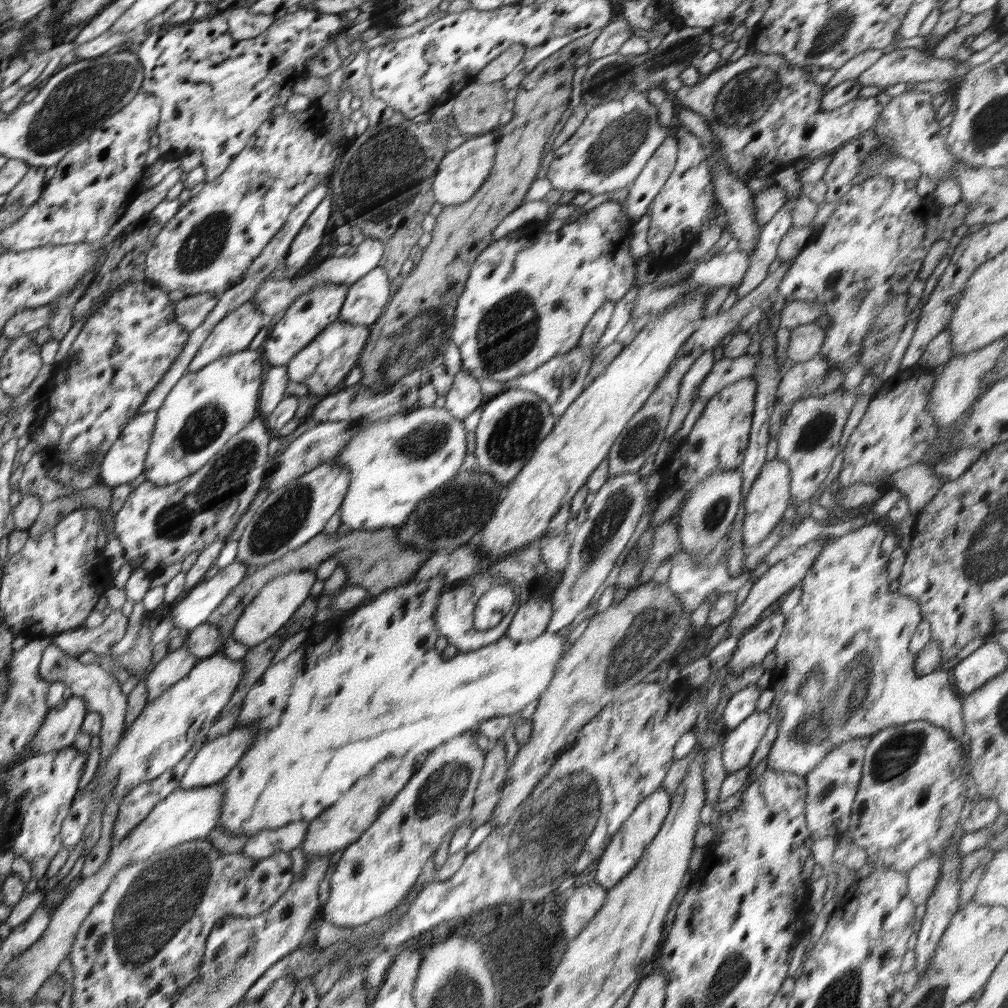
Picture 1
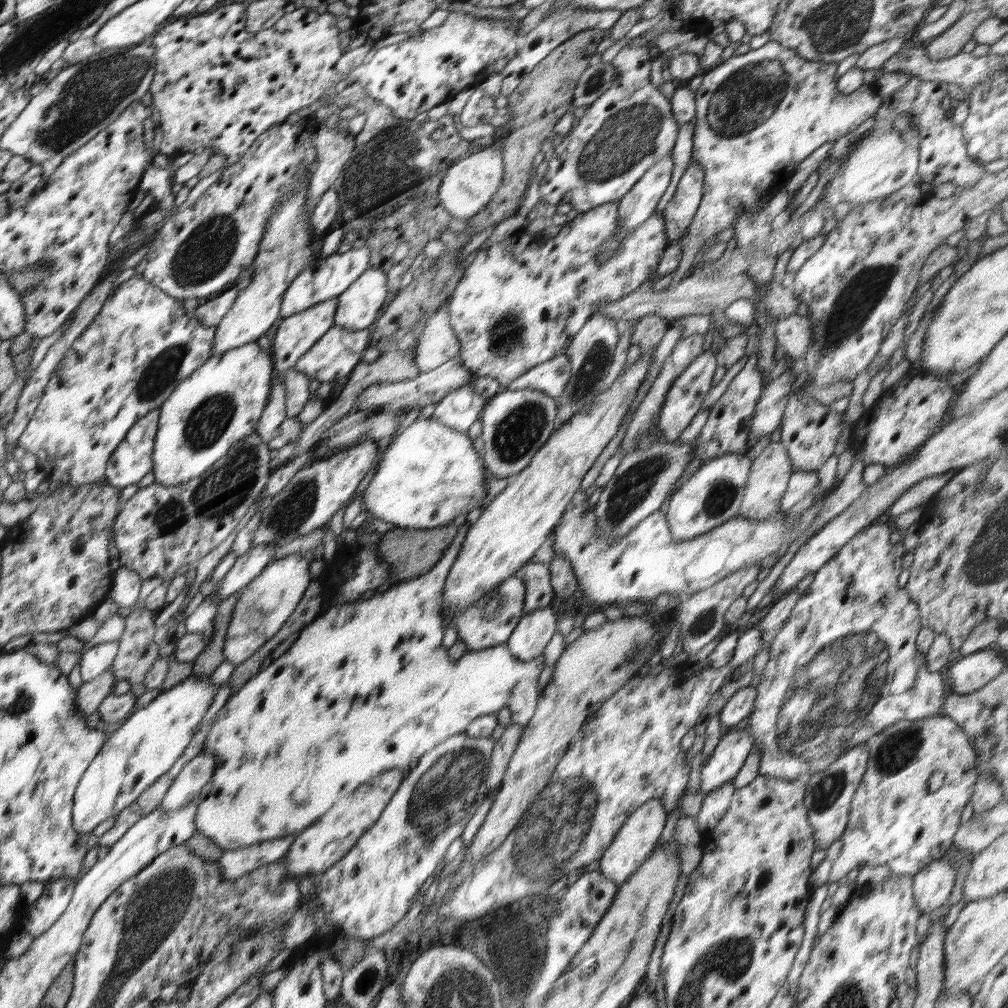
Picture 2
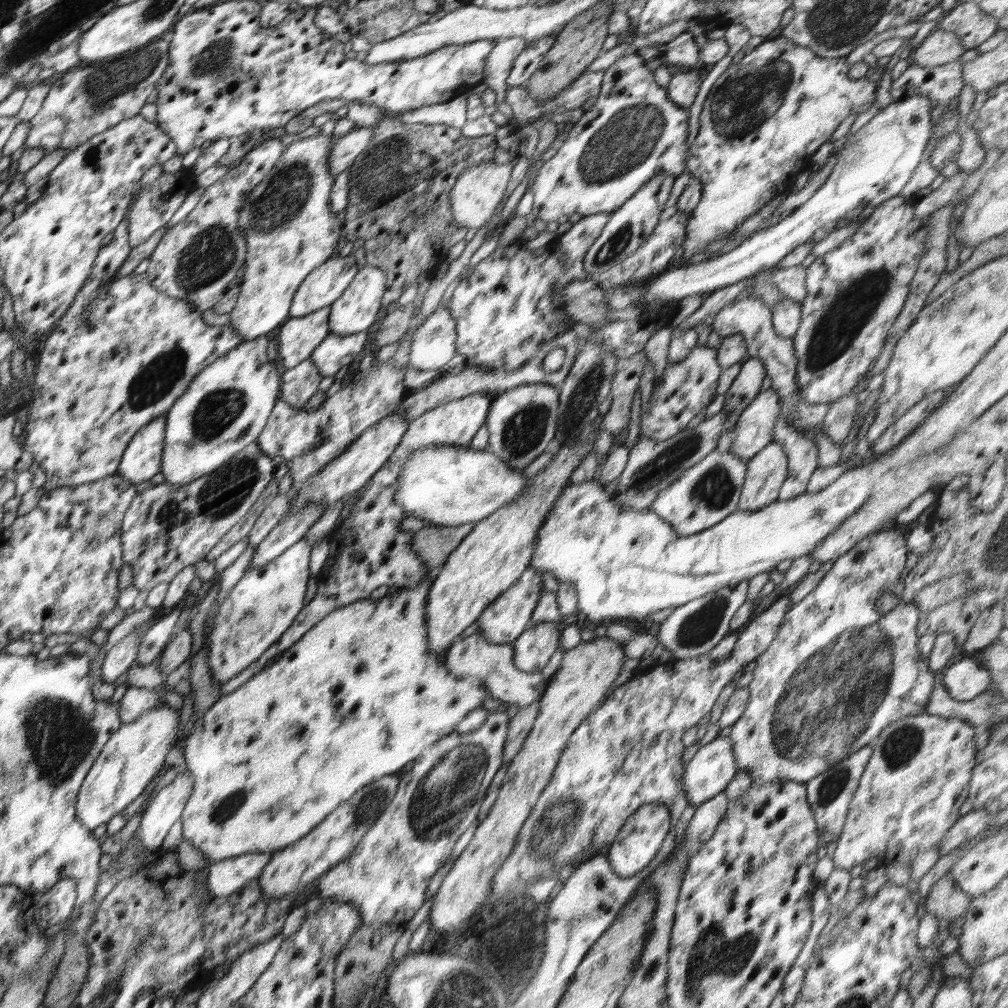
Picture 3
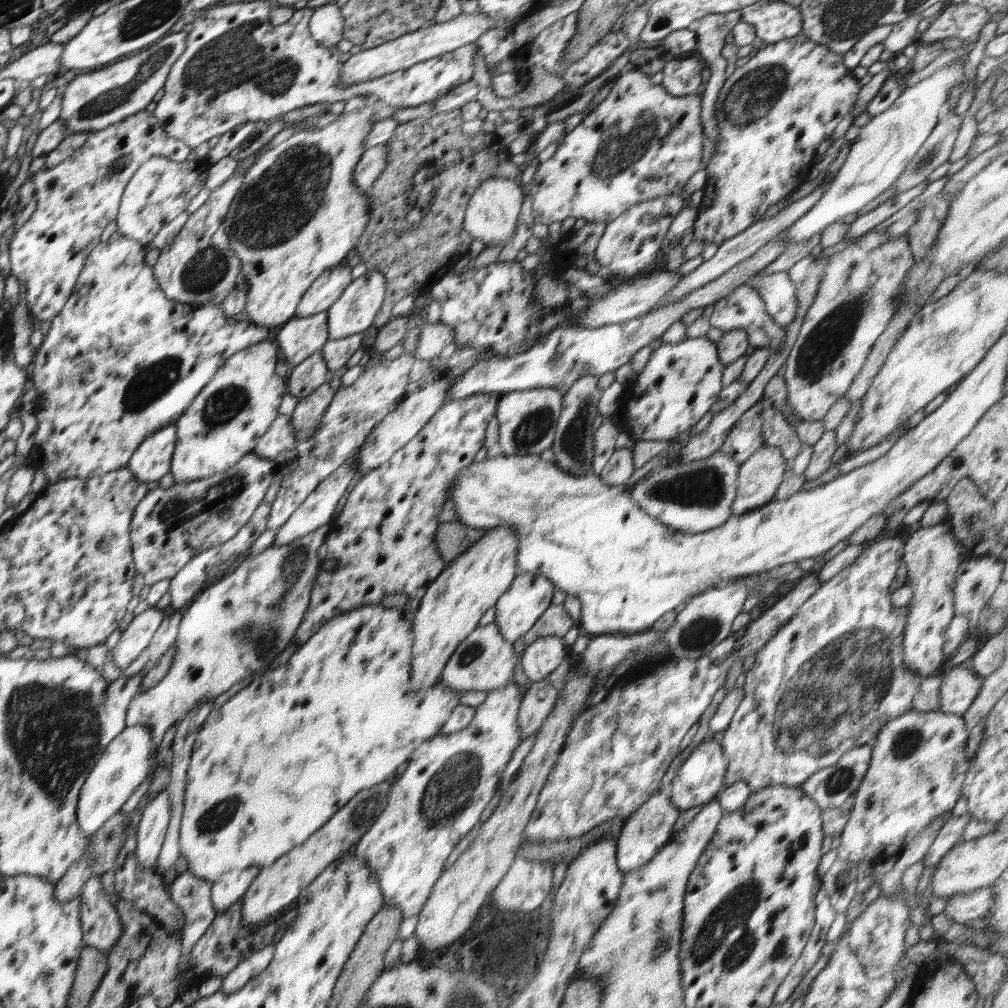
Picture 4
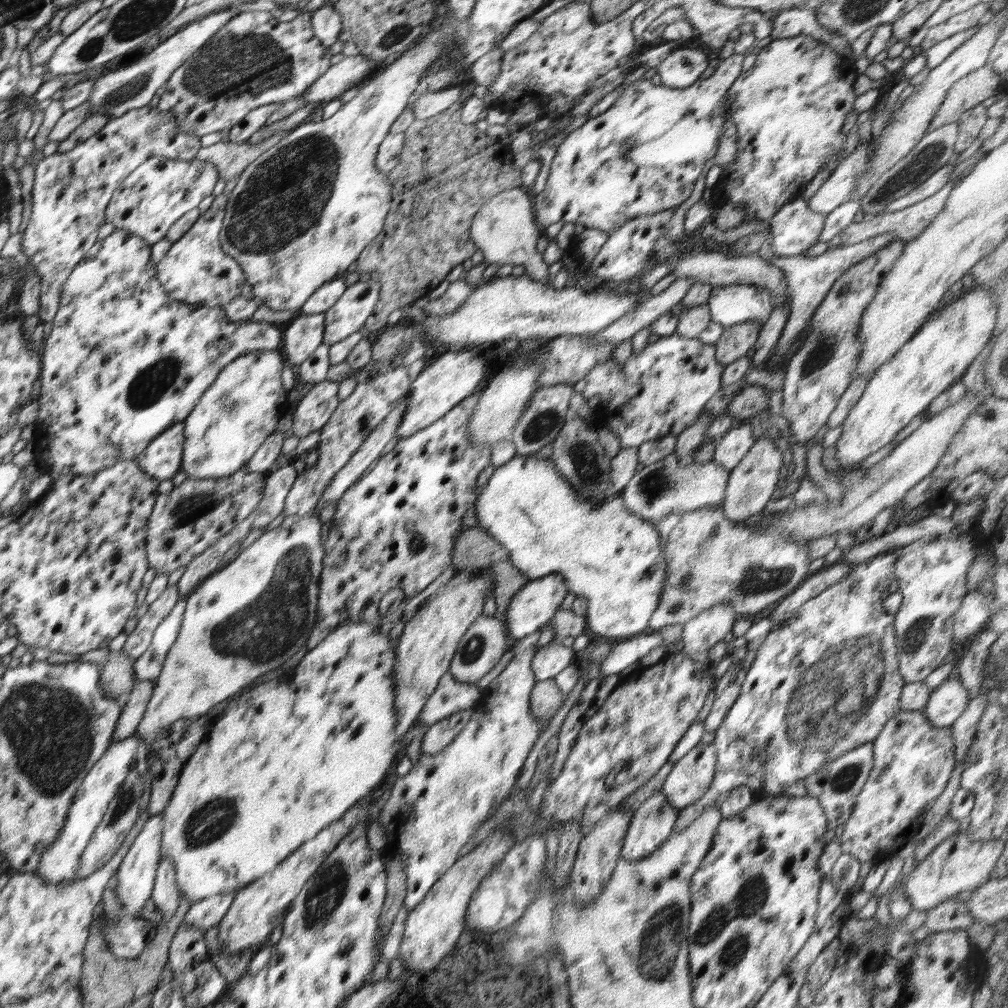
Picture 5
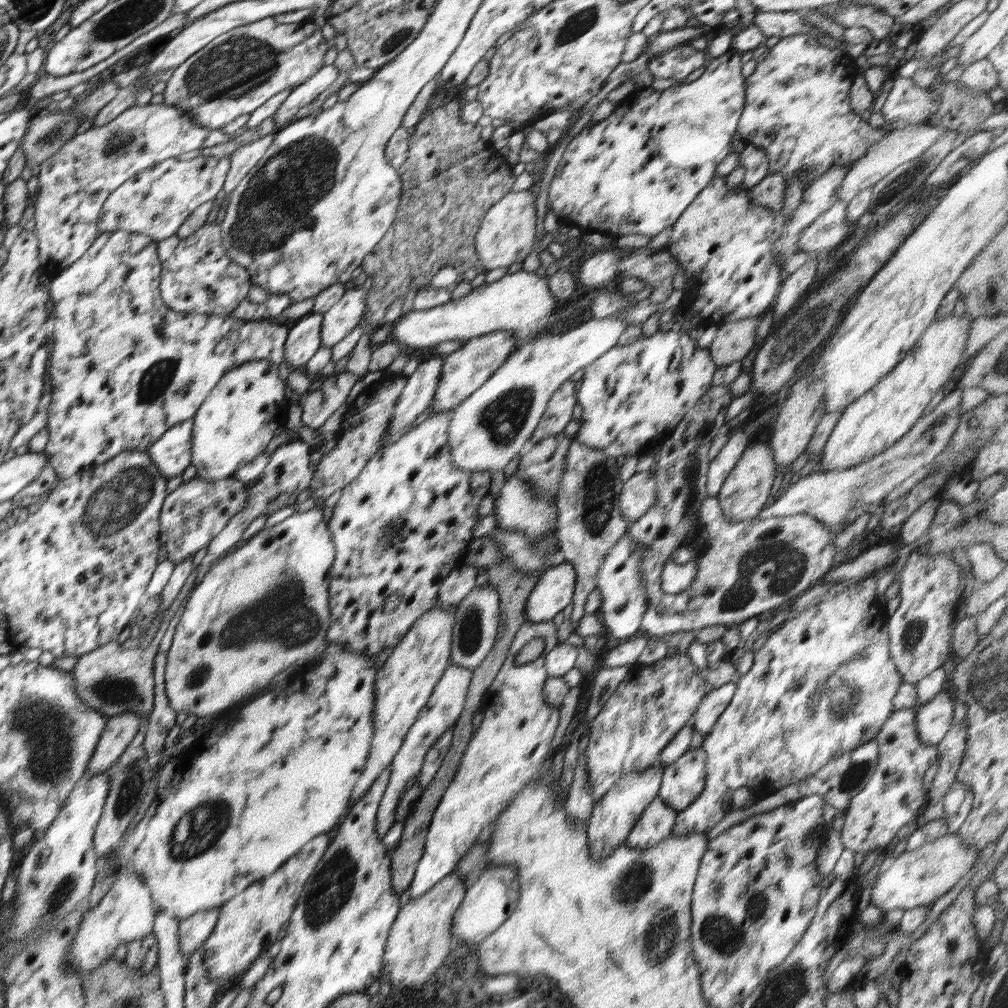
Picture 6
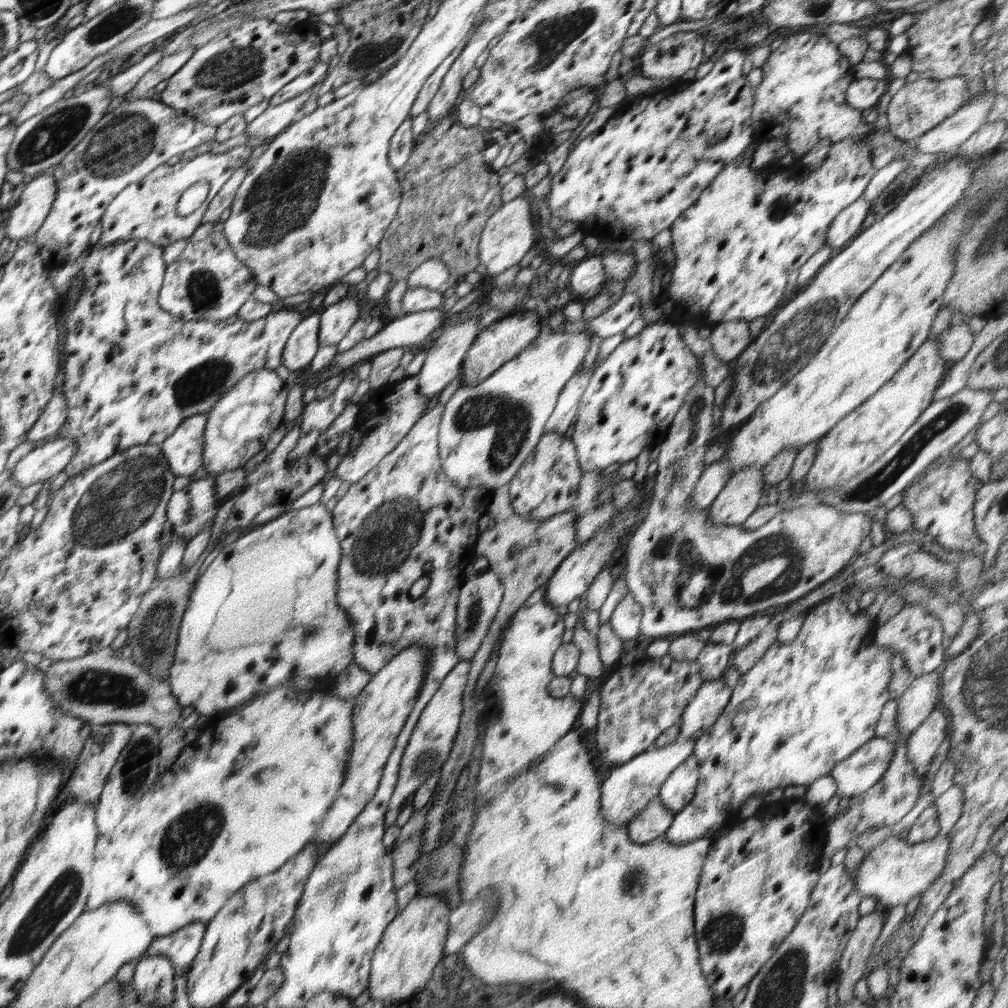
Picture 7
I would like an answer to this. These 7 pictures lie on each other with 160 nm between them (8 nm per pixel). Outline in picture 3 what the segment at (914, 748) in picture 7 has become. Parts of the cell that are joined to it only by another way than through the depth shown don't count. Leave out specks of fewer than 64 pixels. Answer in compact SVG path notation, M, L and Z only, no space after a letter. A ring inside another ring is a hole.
M967 656L948 665L940 675L948 694L958 702L974 700L975 696L990 688L992 683L991 672L980 660L975 661Z

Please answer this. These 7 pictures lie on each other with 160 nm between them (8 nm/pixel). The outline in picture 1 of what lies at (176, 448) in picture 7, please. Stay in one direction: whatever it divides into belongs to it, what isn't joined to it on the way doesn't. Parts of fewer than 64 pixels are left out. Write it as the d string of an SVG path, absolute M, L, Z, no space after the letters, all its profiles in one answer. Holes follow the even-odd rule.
M150 410L134 417L134 424L124 428L122 440L106 452L98 470L101 484L116 487L128 484L145 471L145 458L153 440L157 411Z

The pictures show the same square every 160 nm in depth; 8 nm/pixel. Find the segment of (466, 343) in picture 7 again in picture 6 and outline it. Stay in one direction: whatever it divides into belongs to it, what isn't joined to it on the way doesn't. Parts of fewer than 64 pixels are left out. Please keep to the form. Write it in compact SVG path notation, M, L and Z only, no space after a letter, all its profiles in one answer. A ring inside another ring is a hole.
M431 355L421 359L416 372L406 377L407 383L393 408L389 429L383 442L388 444L388 440L390 442L398 440L402 436L402 430L412 424L431 404L438 381L442 376L443 362L442 355Z

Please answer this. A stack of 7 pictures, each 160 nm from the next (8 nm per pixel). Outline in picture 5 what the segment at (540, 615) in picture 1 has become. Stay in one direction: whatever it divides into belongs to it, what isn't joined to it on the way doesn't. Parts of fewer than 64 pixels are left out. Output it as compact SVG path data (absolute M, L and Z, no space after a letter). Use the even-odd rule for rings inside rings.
M552 641L539 648L531 662L536 682L554 678L564 668L574 664L572 660L576 655L574 649L566 648L559 641Z

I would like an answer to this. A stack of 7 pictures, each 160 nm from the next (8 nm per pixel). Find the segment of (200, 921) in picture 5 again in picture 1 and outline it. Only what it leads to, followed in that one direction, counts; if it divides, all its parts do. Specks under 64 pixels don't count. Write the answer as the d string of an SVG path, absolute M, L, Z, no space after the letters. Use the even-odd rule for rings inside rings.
M305 819L288 822L280 828L267 828L249 836L241 852L248 858L260 860L277 852L294 850L302 836L307 833L309 823Z

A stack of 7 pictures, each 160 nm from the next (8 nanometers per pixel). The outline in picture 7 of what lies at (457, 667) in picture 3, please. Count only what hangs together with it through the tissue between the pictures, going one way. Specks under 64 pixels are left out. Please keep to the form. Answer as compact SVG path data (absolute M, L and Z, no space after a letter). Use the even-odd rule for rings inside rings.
M490 570L481 572L480 574L470 574L467 581L461 588L458 608L456 608L455 624L456 624L456 647L455 654L459 659L471 661L475 652L482 645L488 628L496 613L498 613L503 598L503 587L496 574Z

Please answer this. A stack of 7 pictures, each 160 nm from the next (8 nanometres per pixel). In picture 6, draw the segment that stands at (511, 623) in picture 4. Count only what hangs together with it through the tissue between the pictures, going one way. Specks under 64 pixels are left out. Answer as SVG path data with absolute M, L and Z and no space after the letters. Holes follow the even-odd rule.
M565 561L546 570L528 596L524 610L525 622L553 620L572 602L575 590L576 570L572 564Z

